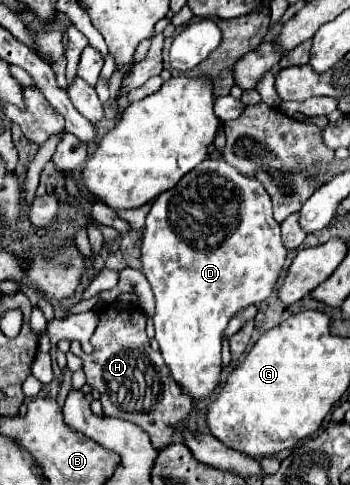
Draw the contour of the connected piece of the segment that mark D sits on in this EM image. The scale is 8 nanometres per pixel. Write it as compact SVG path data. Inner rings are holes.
M205 159L199 167L195 167L191 173L187 173L173 189L161 193L155 201L153 207L147 215L147 225L145 225L145 233L143 233L143 247L141 247L141 273L147 277L151 291L155 295L155 315L153 315L153 325L155 325L155 339L159 343L161 355L167 363L167 367L171 369L173 379L177 381L177 385L183 389L183 393L187 393L193 403L199 403L203 399L207 399L221 383L221 339L223 339L223 331L229 323L229 319L233 315L237 315L243 307L249 305L259 305L263 303L275 289L281 269L285 265L285 257L287 257L287 249L281 243L281 235L279 235L279 223L273 219L273 209L271 209L271 199L267 195L267 191L263 191L263 185L253 179L253 177L245 177L241 175L235 167L231 167L229 163L221 161L221 159Z

